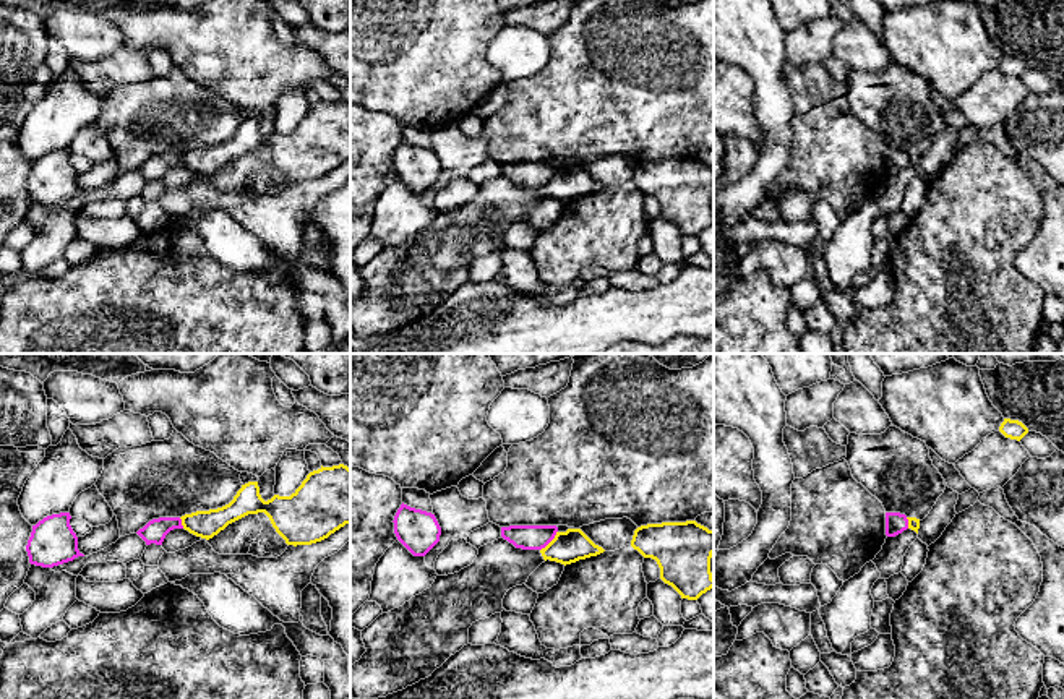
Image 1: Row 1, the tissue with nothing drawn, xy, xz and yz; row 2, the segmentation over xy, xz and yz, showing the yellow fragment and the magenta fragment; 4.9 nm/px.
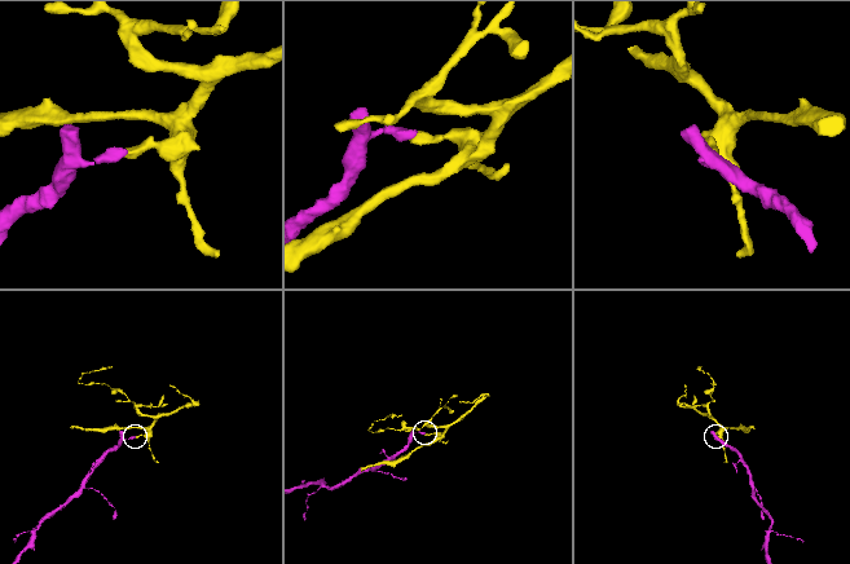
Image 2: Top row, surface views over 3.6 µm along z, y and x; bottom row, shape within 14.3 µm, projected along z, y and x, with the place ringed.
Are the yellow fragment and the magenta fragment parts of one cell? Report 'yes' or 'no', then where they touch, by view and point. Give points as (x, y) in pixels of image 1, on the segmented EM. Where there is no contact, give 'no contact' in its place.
no; contact xz (552, 540)

